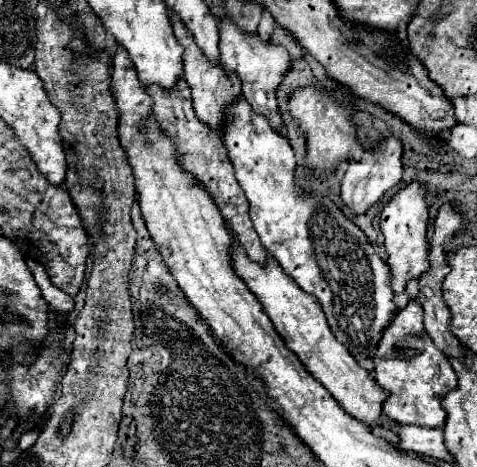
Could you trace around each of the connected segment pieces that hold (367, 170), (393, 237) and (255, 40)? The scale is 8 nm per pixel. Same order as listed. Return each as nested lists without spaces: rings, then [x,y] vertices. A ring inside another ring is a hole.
[[[389,136],[389,138],[381,140],[377,148],[365,150],[361,160],[349,160],[349,168],[347,168],[347,172],[343,176],[343,182],[341,182],[343,202],[355,214],[361,214],[361,212],[369,210],[373,204],[377,204],[385,196],[387,190],[391,190],[393,186],[397,186],[401,182],[401,174],[403,174],[401,156],[403,156],[401,140],[395,138],[395,136]]]
[[[413,182],[401,188],[391,202],[381,212],[381,234],[387,248],[387,266],[391,274],[391,288],[395,294],[401,294],[409,280],[417,280],[429,270],[429,242],[427,242],[427,204],[423,200],[425,188],[419,182]]]
[[[223,20],[219,24],[219,32],[221,32],[219,50],[221,50],[221,64],[223,64],[221,68],[225,68],[225,72],[235,74],[241,80],[243,96],[251,104],[253,112],[263,114],[269,120],[271,128],[275,132],[281,132],[283,118],[281,118],[279,106],[277,106],[275,92],[291,68],[289,52],[283,46],[271,46],[269,42],[263,42],[259,36],[245,36],[245,32],[237,32],[237,28],[233,28],[233,24],[229,24],[229,20]],[[255,93],[257,93],[257,99],[253,98]]]

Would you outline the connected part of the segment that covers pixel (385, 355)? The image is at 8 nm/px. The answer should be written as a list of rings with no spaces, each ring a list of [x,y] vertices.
[[[417,300],[409,302],[403,310],[393,316],[389,328],[385,328],[383,338],[375,350],[375,380],[391,396],[383,404],[383,414],[399,424],[415,424],[425,428],[441,428],[445,424],[447,412],[441,400],[449,392],[447,386],[457,386],[455,370],[443,352],[435,348],[423,328],[423,308]]]

